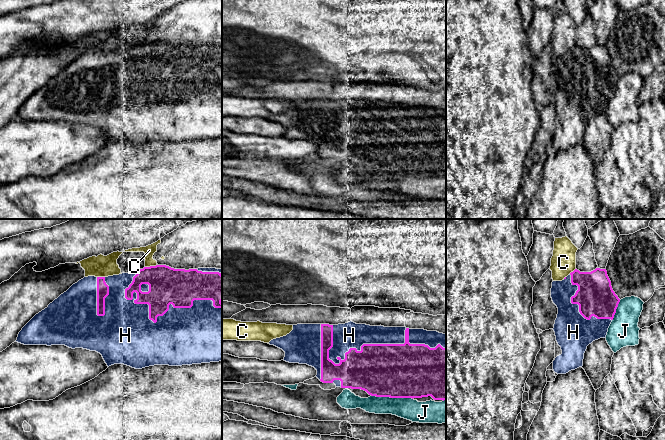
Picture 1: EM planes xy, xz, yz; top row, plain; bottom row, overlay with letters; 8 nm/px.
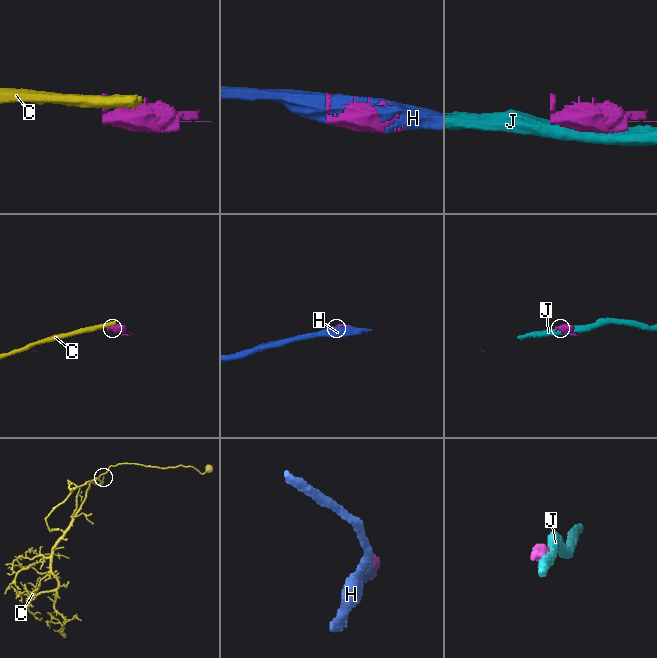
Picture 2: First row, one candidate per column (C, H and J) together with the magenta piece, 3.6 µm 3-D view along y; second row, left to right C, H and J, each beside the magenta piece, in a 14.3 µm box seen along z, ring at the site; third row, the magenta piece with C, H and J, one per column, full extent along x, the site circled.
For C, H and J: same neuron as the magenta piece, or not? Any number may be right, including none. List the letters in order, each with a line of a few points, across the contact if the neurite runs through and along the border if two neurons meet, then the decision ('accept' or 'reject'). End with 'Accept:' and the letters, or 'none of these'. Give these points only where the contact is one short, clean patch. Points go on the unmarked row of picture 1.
C: reject
H: accept
J: reject
Accept: H

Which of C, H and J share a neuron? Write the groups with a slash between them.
C / H / J

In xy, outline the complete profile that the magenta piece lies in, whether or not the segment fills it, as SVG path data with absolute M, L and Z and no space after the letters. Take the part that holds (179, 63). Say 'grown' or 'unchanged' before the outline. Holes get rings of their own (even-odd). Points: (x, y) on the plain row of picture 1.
grown | M166 41L144 43L143 45L108 53L88 52L73 60L66 68L36 90L19 108L16 118L24 121L65 121L69 124L83 124L100 129L107 140L124 140L135 145L154 141L182 142L222 137L222 45L174 45Z

